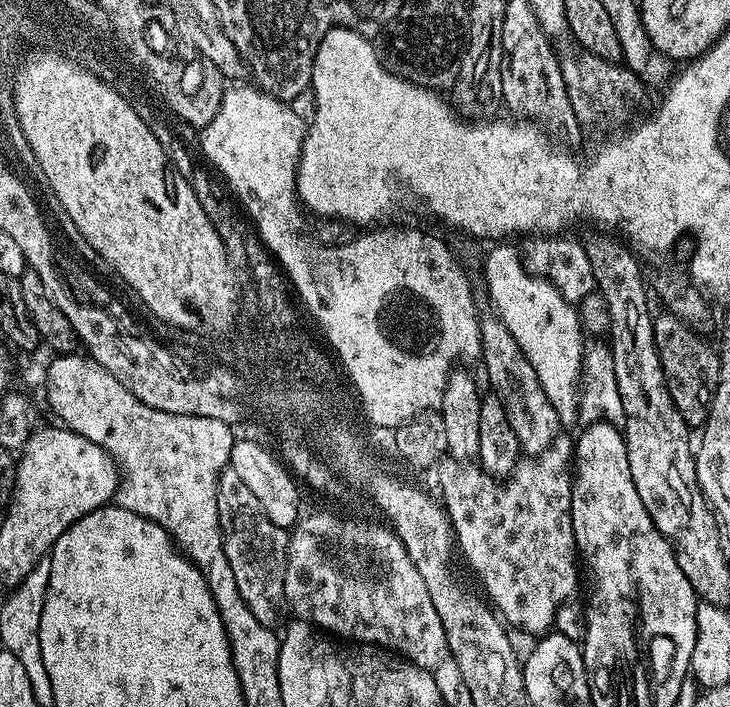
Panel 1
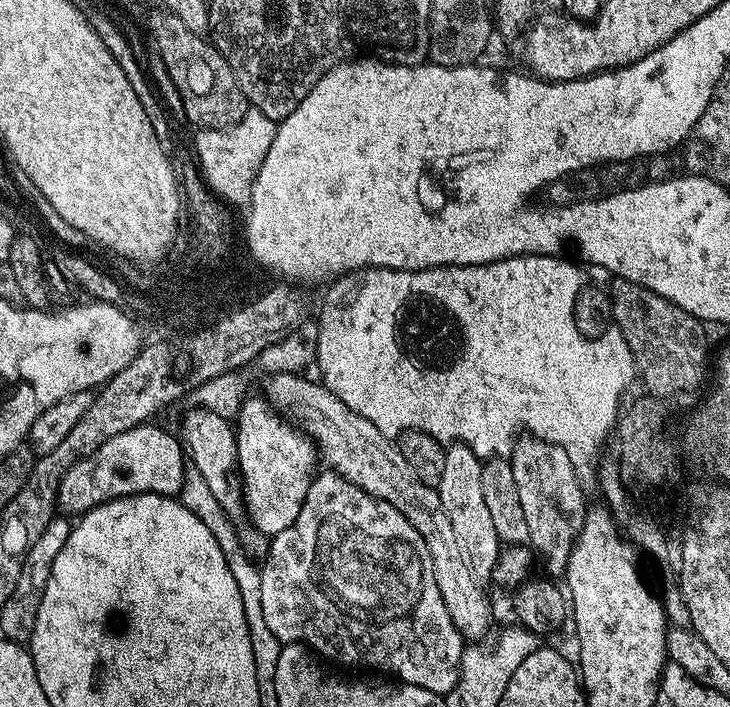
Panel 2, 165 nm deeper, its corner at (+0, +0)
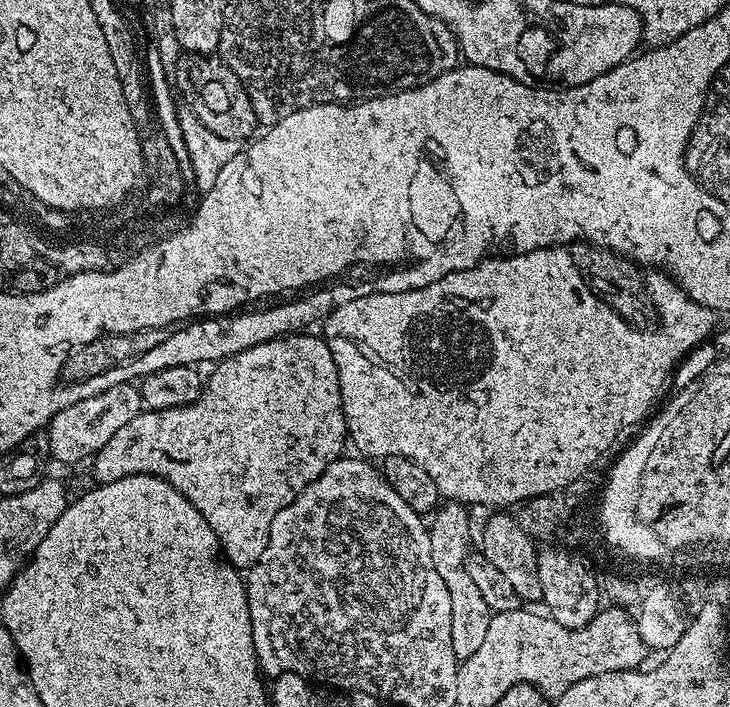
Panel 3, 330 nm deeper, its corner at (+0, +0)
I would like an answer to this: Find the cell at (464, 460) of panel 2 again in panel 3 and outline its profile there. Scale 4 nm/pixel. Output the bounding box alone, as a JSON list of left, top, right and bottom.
[428,502,494,662]

